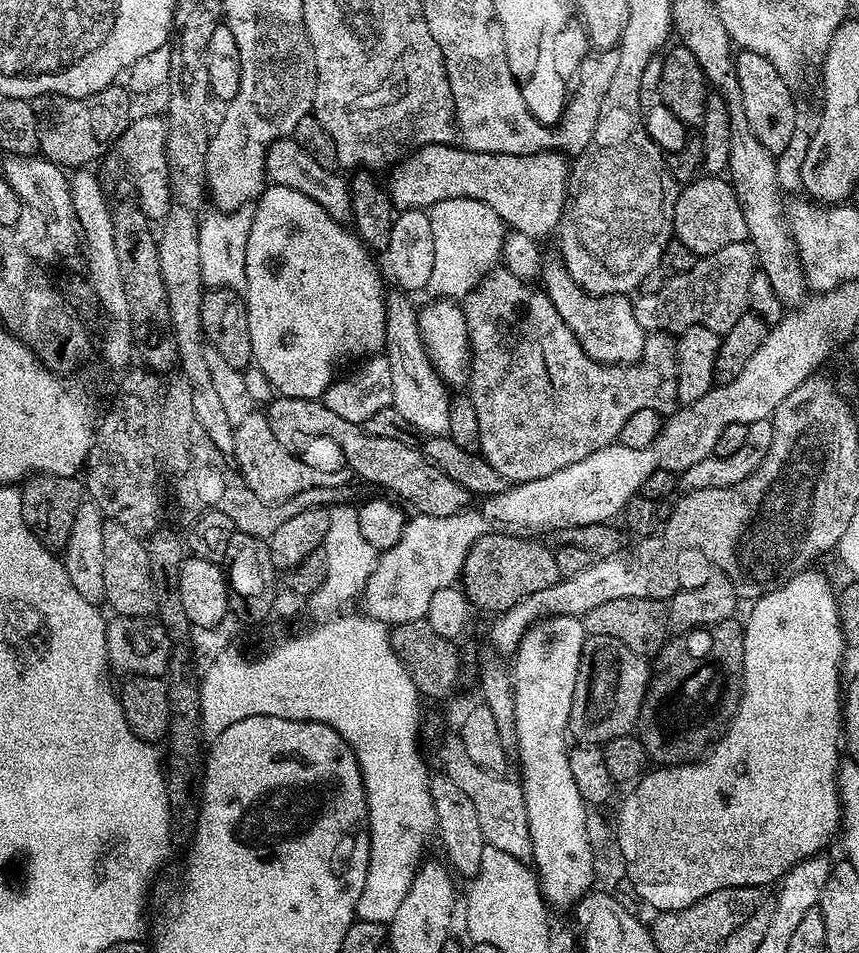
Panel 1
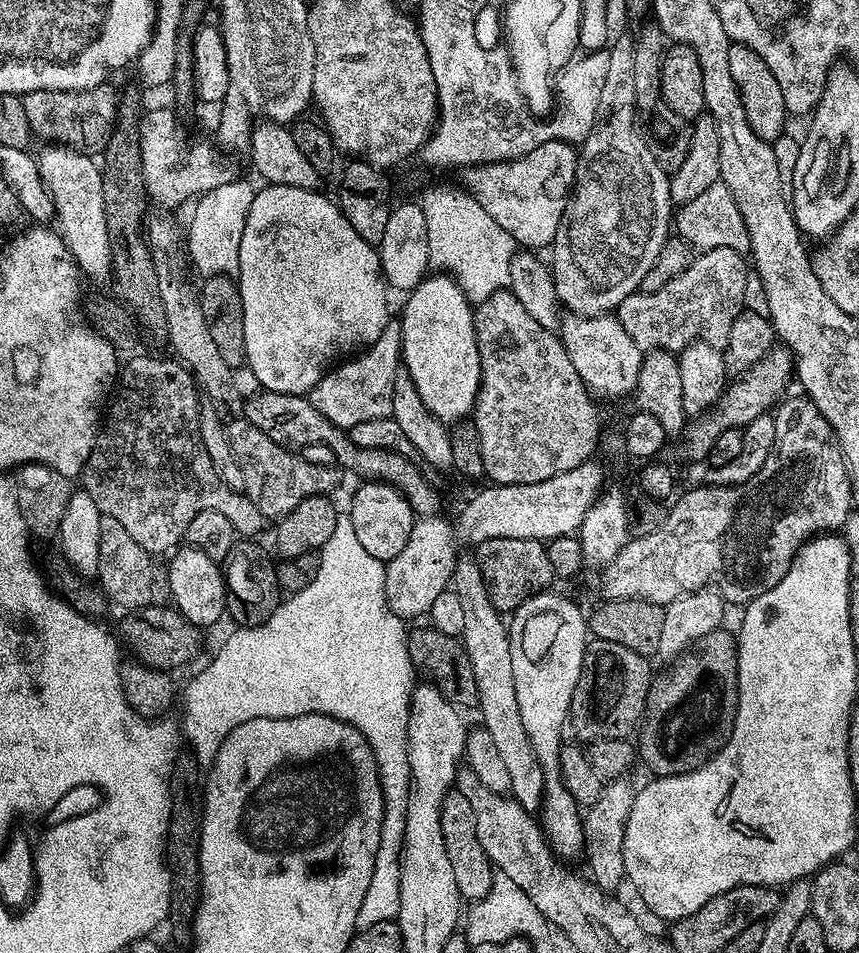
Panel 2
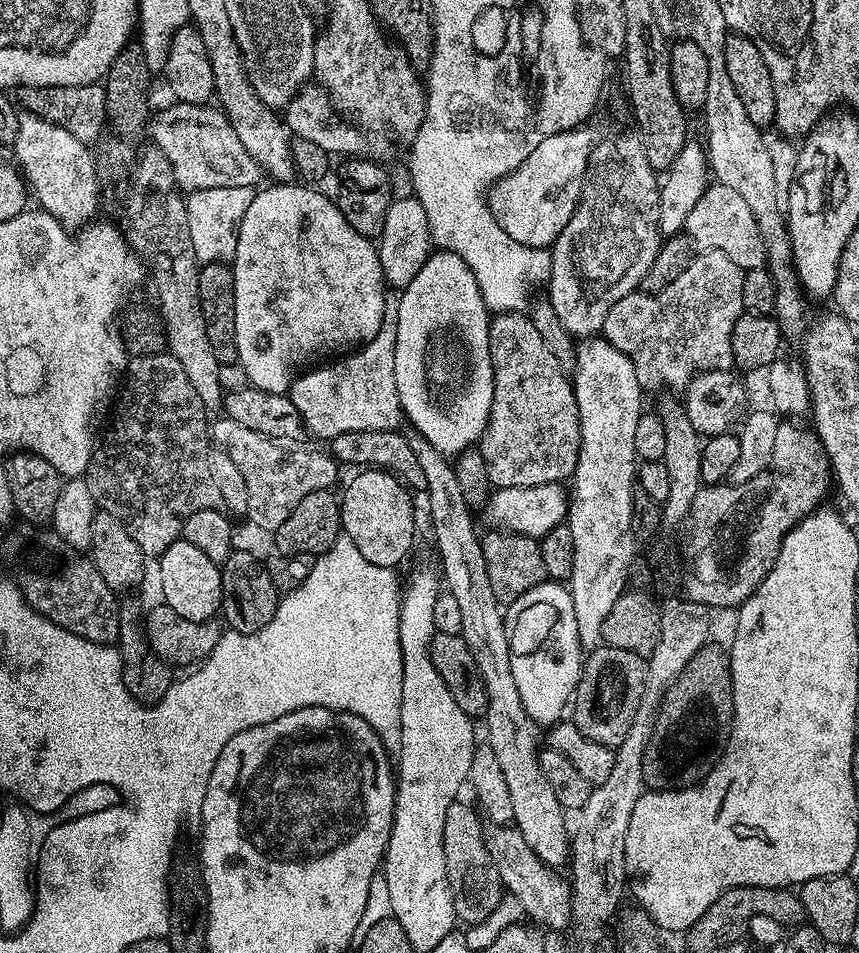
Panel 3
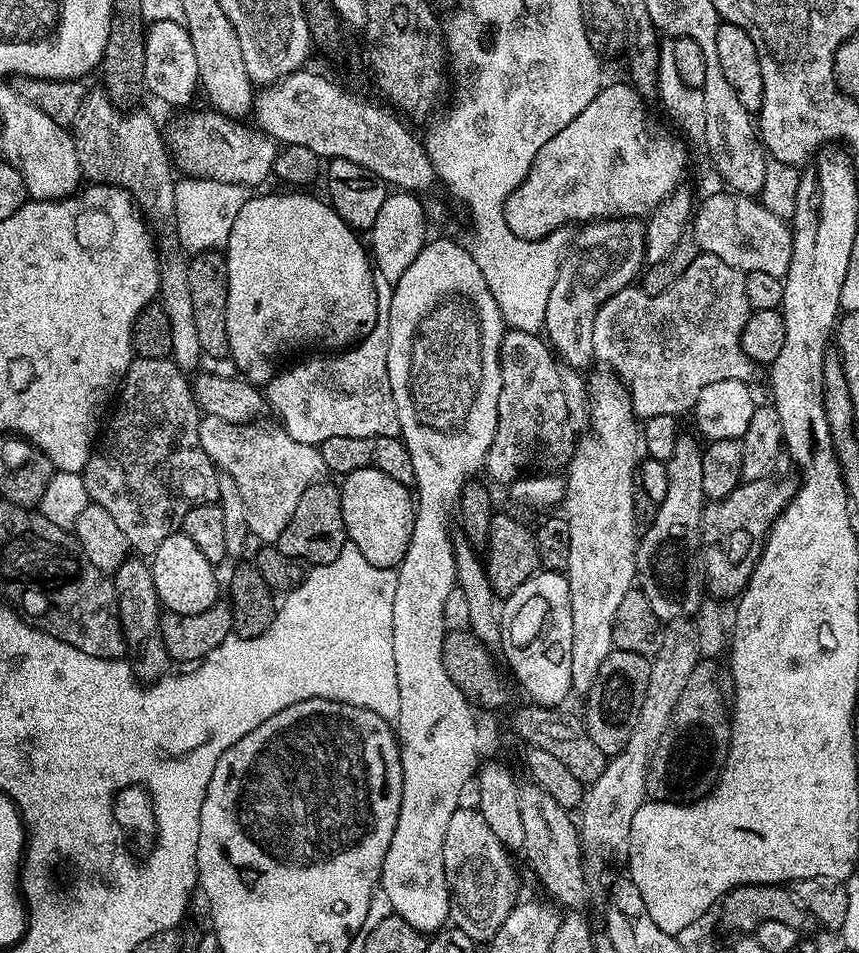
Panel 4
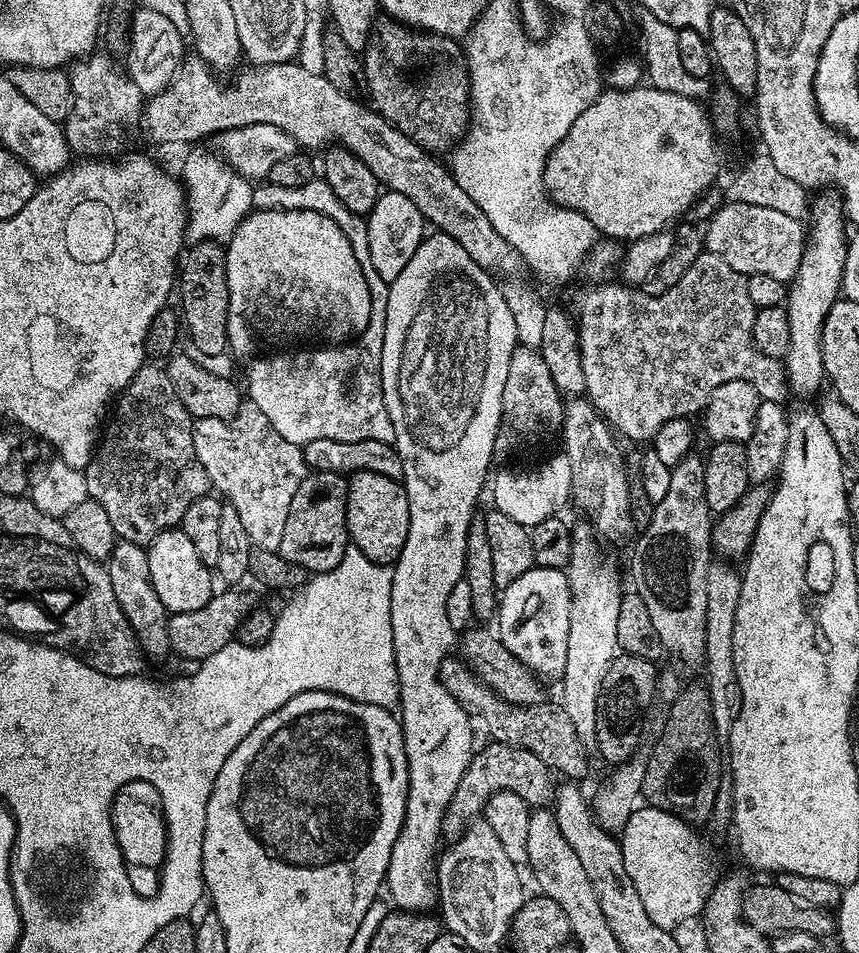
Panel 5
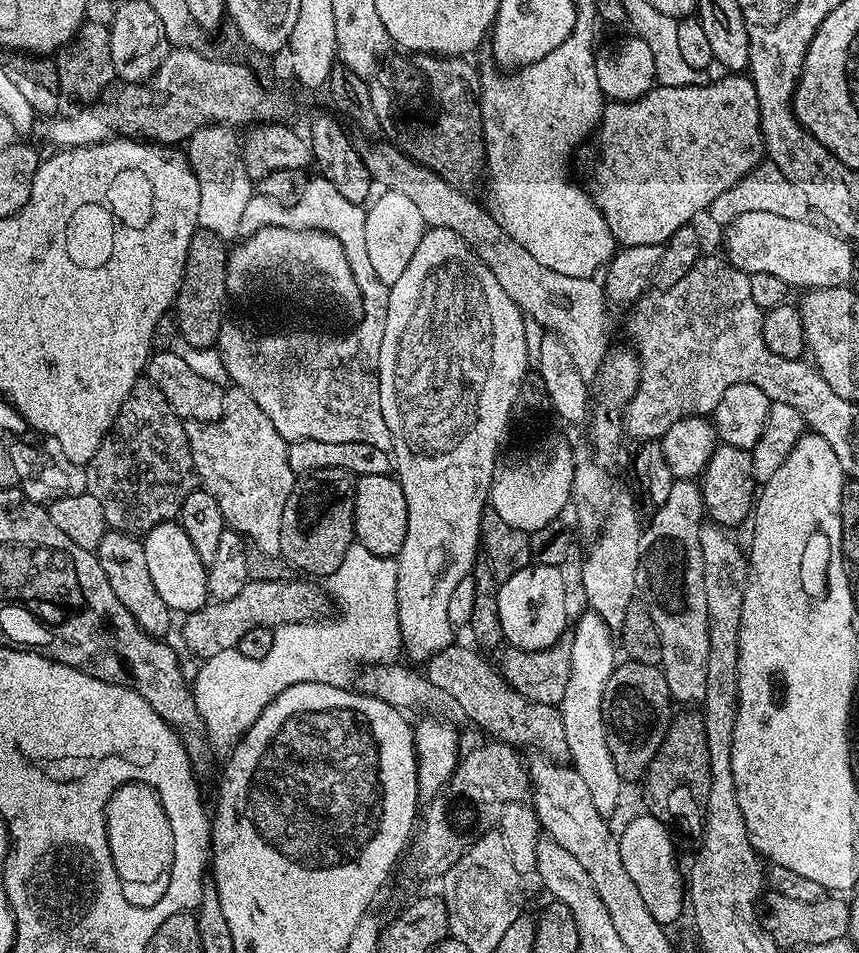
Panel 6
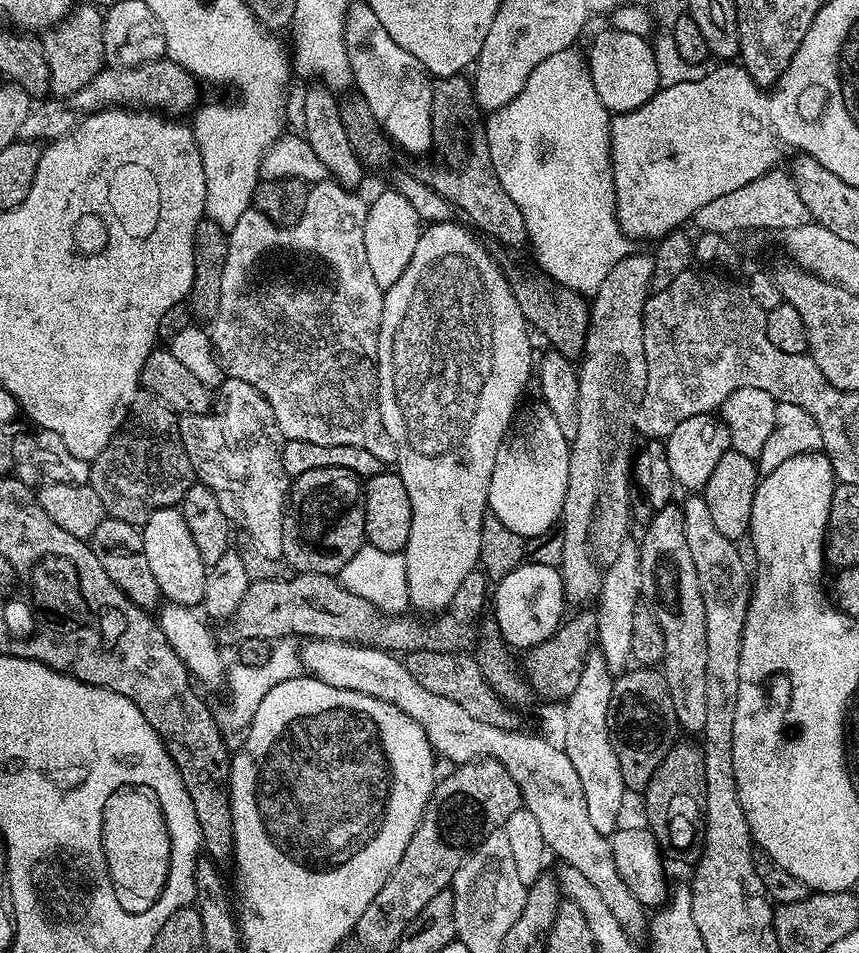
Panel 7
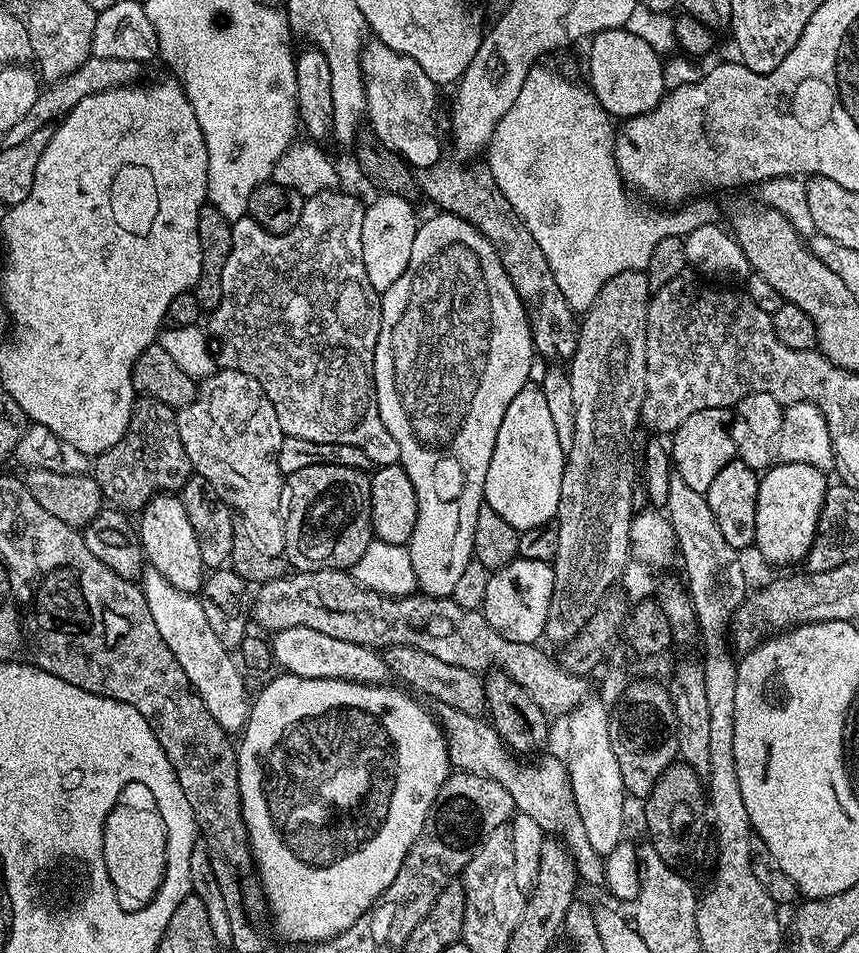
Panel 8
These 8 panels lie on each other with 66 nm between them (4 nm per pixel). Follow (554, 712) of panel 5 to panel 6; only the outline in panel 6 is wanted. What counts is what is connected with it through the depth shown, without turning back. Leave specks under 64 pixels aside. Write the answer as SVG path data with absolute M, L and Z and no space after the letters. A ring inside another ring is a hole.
M454 642L426 661L426 675L437 693L453 700L460 707L461 714L473 720L482 731L489 732L493 741L510 744L517 750L537 748L541 757L557 762L567 761L566 726L562 726L559 707L555 704L542 706L542 702L522 698L522 694L514 691L495 667L492 665L491 668L479 656L481 653L472 648Z

